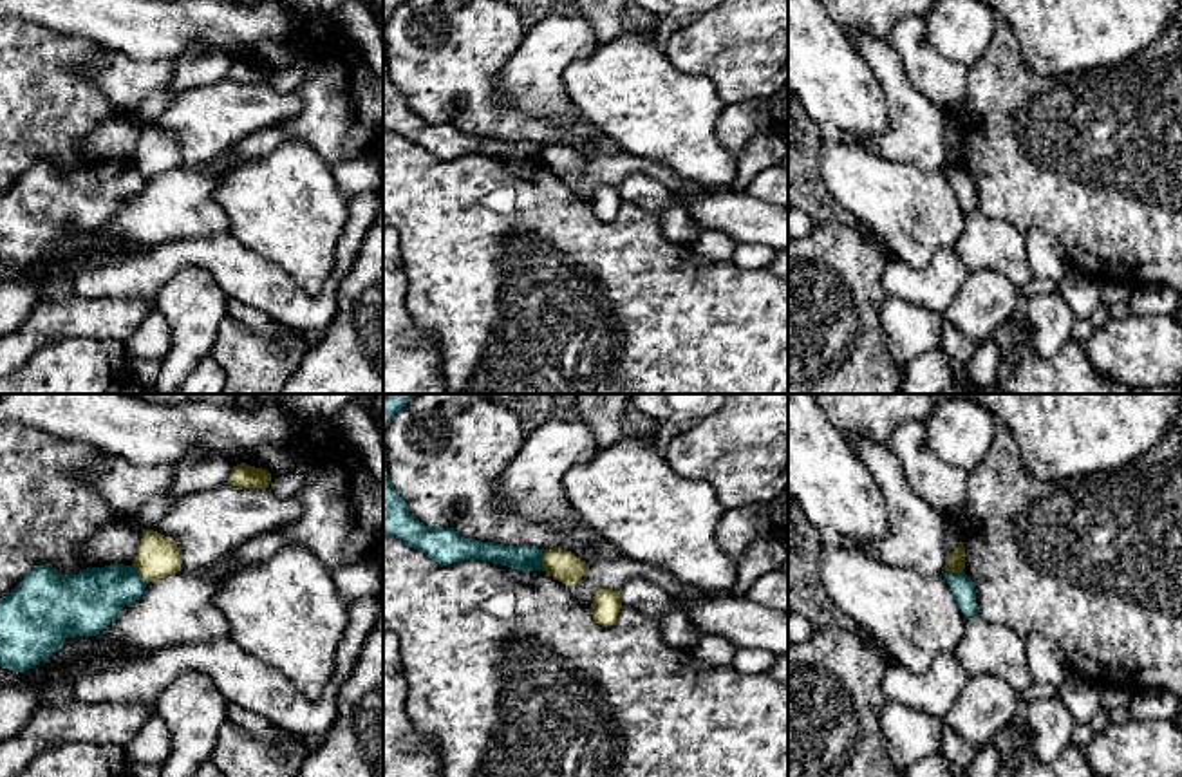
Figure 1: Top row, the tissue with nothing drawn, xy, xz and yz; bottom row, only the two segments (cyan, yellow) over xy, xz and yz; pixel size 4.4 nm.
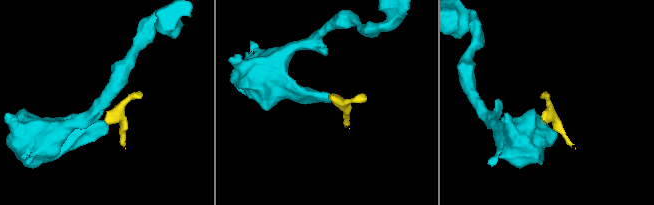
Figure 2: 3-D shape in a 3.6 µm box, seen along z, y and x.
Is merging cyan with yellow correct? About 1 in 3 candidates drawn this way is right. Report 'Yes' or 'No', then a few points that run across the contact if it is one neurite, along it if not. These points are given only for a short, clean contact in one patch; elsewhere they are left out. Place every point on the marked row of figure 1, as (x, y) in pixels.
No. Line: xz (544, 552), (543, 570)

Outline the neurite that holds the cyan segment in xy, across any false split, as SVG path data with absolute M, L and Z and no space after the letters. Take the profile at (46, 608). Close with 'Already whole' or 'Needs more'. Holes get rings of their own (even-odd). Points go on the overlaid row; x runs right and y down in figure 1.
M40 564L0 598L0 667L34 669L67 636L98 636L146 587L134 566L110 564L61 575Z. Already whole

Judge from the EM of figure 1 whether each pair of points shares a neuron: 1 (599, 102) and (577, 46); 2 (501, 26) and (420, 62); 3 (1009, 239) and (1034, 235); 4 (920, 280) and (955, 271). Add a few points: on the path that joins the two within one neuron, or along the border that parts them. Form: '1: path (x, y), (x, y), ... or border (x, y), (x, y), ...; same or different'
1: border (600, 46), (564, 73), (564, 91), (572, 102); different
2: path (481, 33), (452, 38), (440, 51); same
3: border (1023, 234), (1027, 261), (1034, 277); different
4: path (929, 280), (940, 280), (946, 275); same

